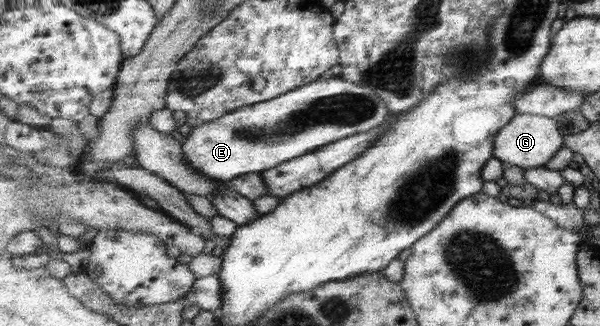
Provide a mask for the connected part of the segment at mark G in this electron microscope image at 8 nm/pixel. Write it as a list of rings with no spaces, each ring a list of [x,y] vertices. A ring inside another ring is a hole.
[[[518,113],[510,123],[502,128],[499,136],[496,136],[495,156],[507,165],[519,168],[544,168],[564,146],[565,136],[560,132],[556,119],[542,115]]]

